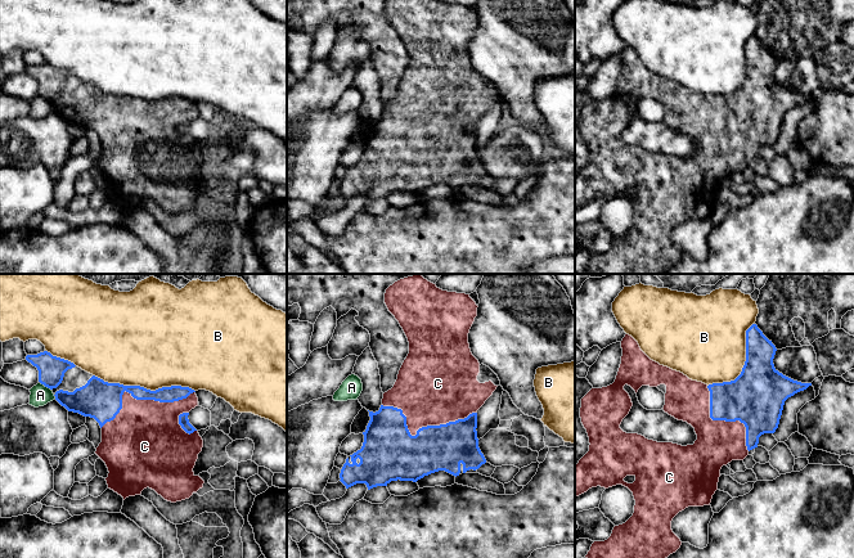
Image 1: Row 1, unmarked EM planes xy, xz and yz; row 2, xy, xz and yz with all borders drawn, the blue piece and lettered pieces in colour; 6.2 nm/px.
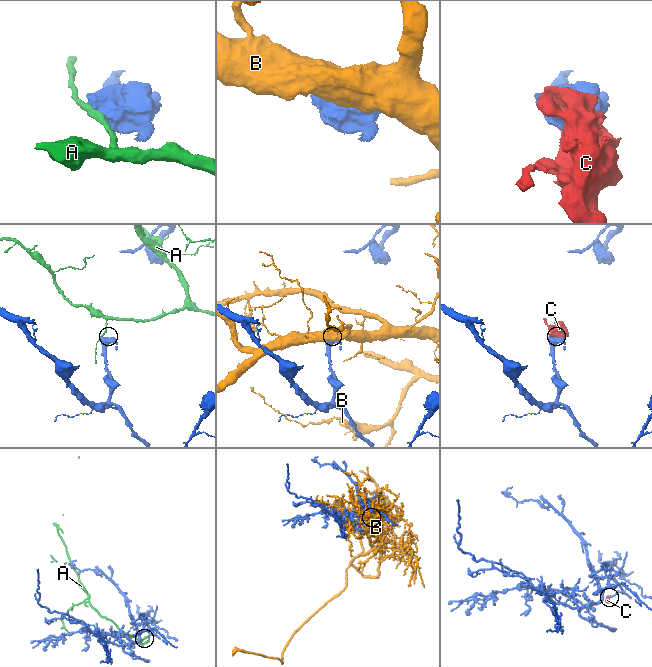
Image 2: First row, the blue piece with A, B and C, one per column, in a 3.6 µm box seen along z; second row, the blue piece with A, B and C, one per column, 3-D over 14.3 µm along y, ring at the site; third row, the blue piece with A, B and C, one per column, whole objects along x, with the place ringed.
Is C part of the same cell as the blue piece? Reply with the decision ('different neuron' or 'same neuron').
same neuron

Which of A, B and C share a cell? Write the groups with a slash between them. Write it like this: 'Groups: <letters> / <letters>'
Groups: A / B / C

